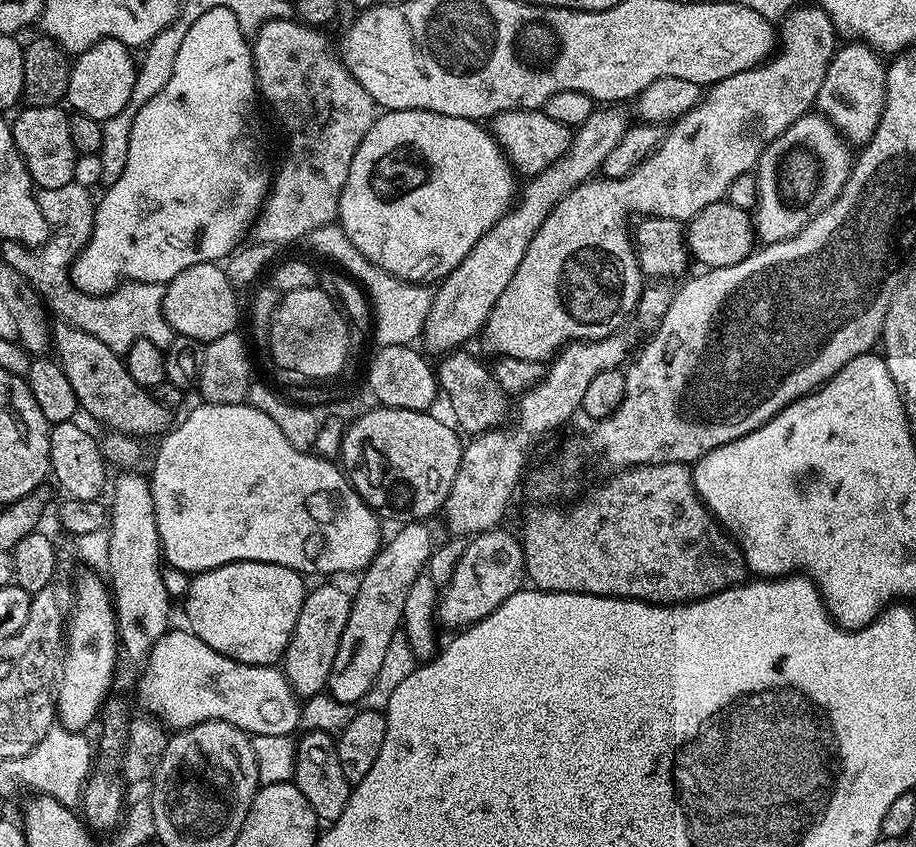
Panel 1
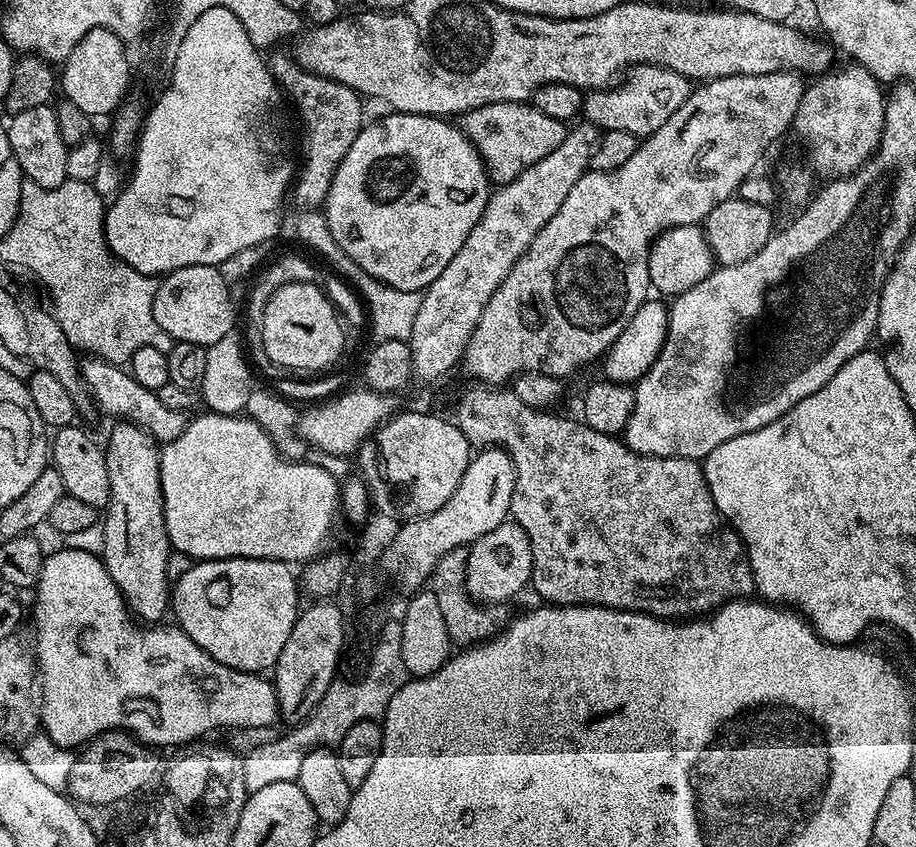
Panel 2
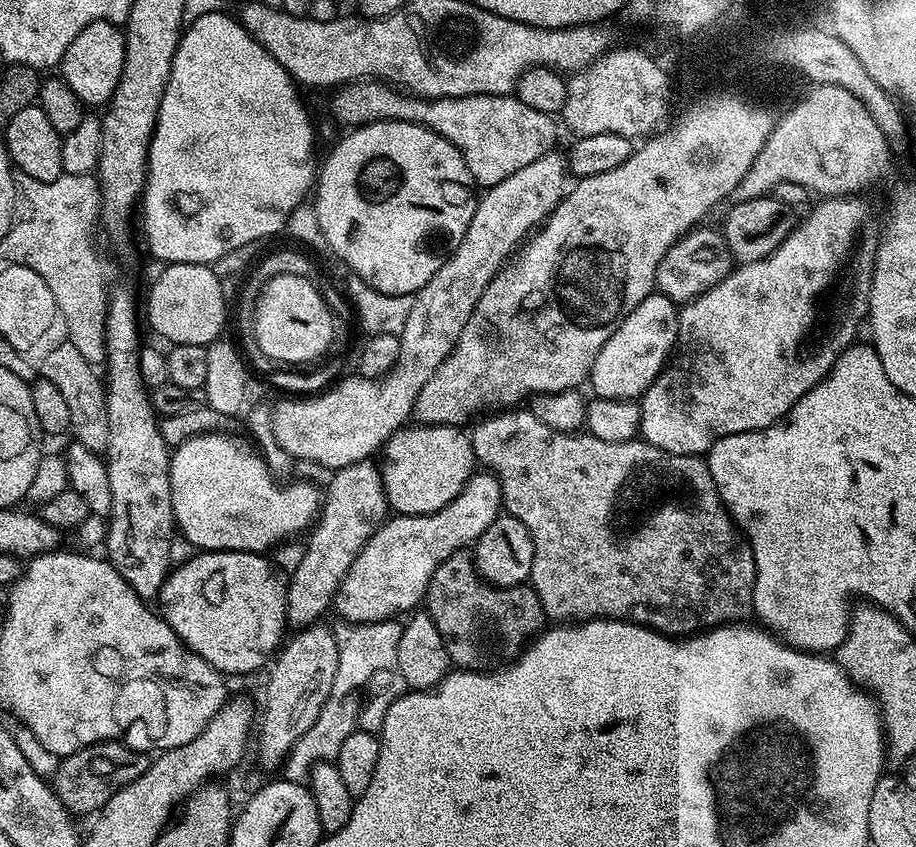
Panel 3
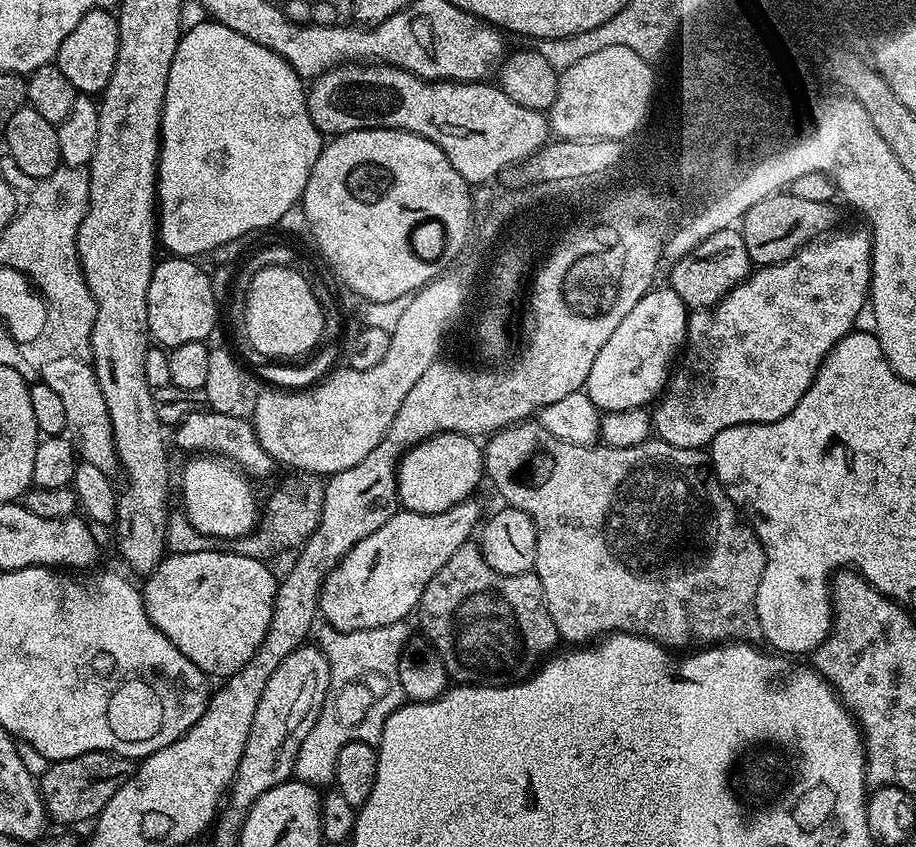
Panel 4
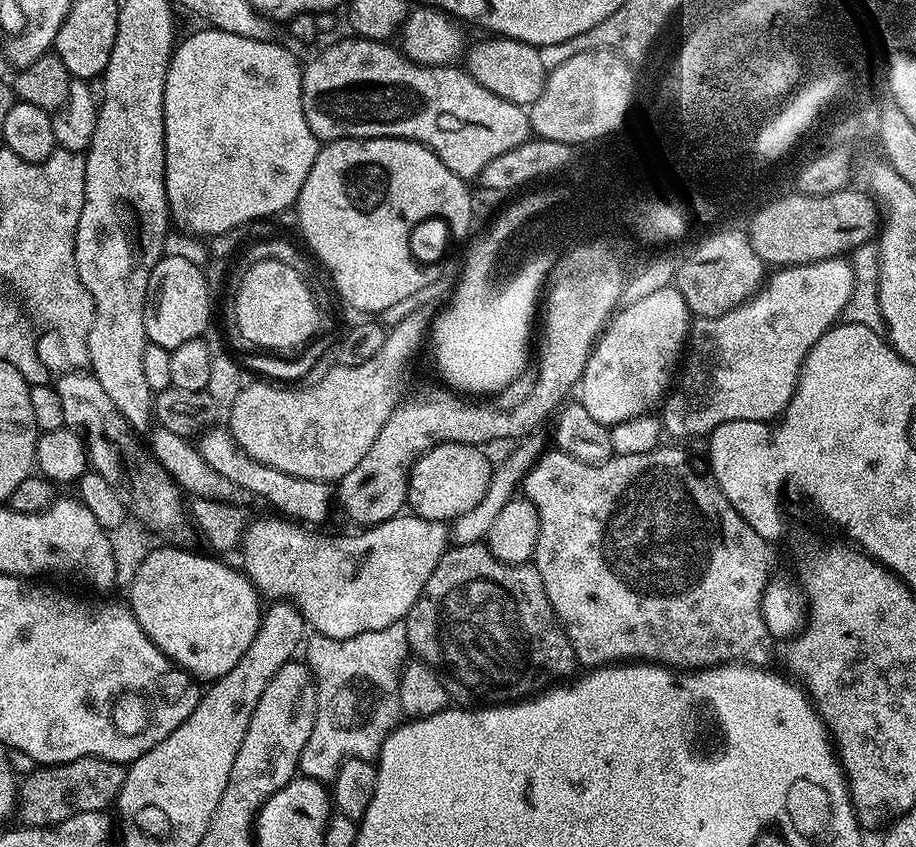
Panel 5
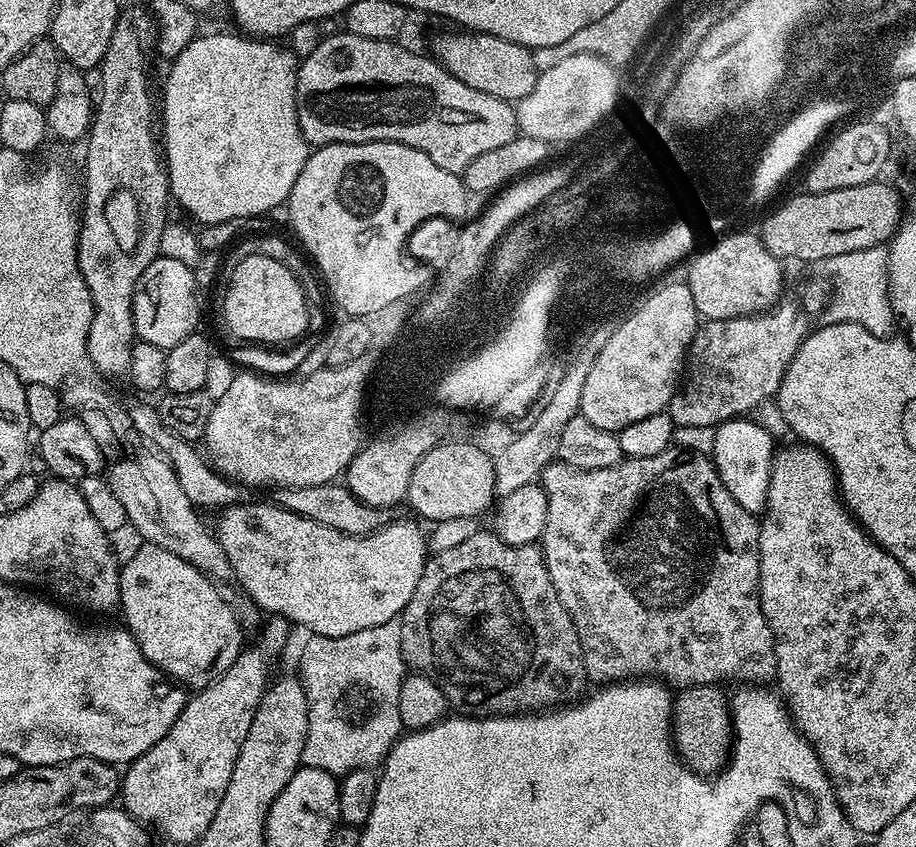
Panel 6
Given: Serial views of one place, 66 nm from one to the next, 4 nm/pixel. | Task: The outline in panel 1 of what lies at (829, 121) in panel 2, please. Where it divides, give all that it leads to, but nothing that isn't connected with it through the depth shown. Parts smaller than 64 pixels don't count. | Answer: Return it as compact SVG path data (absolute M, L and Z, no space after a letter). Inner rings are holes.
M844 42L837 47L826 70L826 78L822 78L822 90L818 90L815 107L840 131L849 145L867 144L882 118L886 98L886 64L880 60L883 60L881 53L871 44Z

